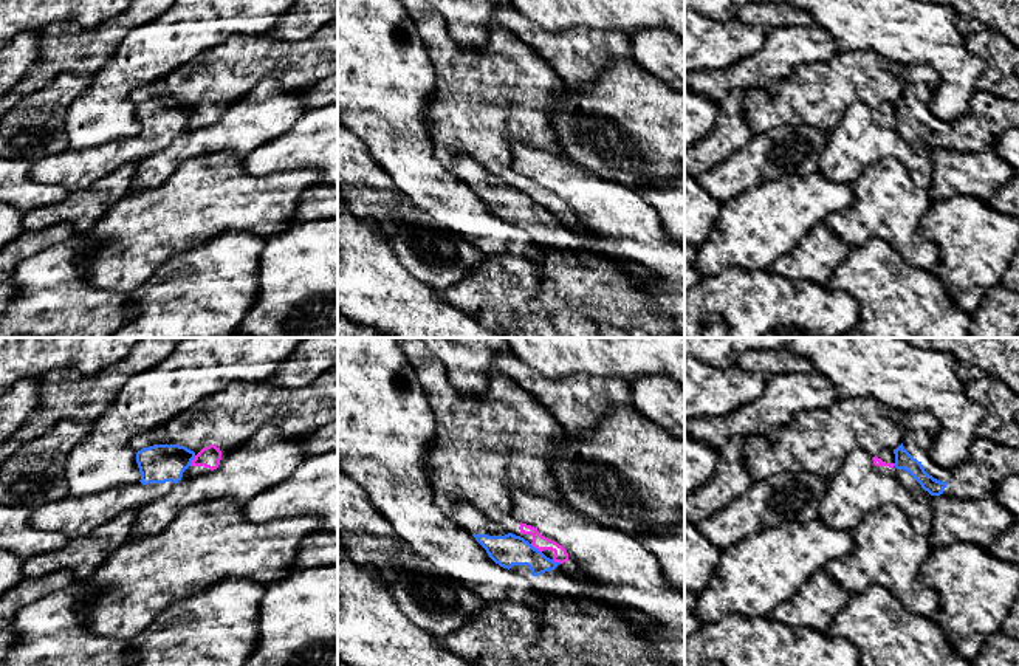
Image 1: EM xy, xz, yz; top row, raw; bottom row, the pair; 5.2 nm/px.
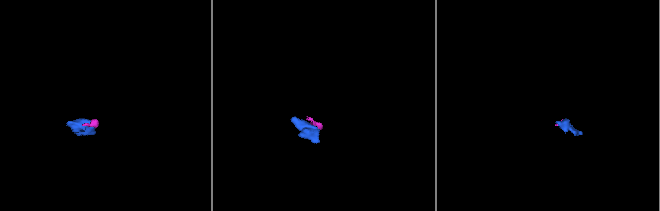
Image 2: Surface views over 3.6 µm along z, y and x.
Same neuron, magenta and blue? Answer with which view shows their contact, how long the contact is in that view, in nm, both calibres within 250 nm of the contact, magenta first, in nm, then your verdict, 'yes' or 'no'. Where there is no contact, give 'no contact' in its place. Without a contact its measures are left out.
meets magenta in xz; contact 80 nm long; 80 nm thick on the magenta side, 170 nm on the other; no

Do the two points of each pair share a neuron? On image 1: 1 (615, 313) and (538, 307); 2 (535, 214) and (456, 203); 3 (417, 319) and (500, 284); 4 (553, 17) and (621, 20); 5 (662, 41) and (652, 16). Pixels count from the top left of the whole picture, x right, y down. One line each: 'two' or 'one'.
1: one
2: one
3: two
4: one
5: two

